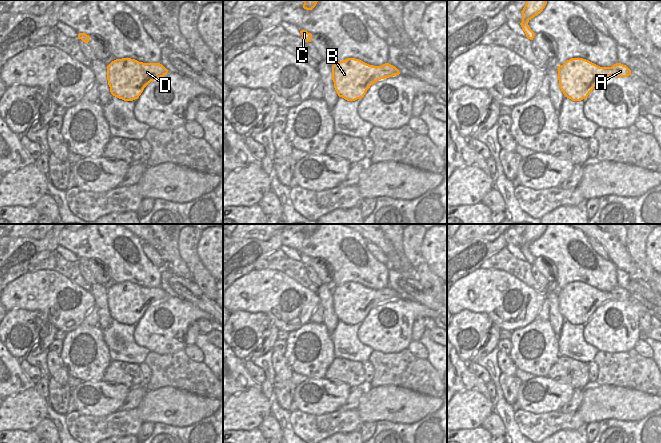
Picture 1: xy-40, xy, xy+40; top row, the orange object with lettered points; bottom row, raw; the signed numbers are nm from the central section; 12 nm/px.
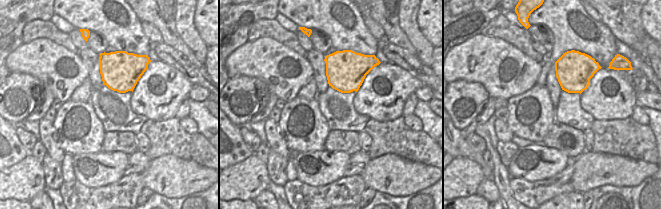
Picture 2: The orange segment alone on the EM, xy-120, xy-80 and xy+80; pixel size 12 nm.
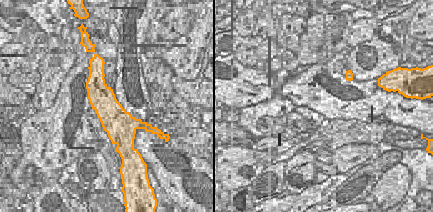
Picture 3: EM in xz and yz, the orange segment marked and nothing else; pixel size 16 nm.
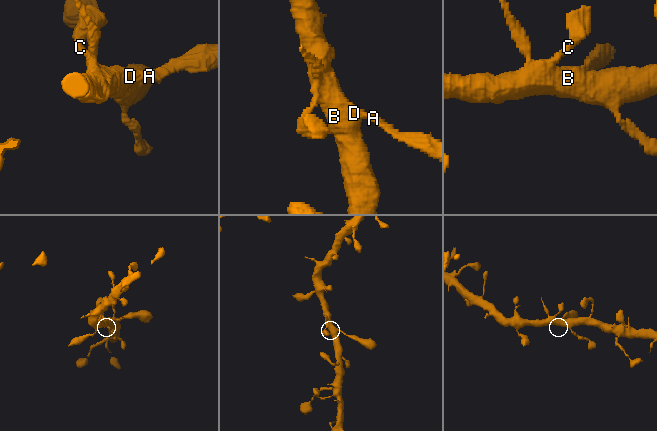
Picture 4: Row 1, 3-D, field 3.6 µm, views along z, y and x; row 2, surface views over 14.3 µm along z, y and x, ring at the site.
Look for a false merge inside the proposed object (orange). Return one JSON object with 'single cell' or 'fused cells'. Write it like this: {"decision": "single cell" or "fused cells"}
{"decision": "single cell"}

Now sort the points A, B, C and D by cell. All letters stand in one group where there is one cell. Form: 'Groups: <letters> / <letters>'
Groups: A B C D.

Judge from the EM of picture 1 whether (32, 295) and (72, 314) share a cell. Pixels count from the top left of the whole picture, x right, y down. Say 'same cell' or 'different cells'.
same cell

